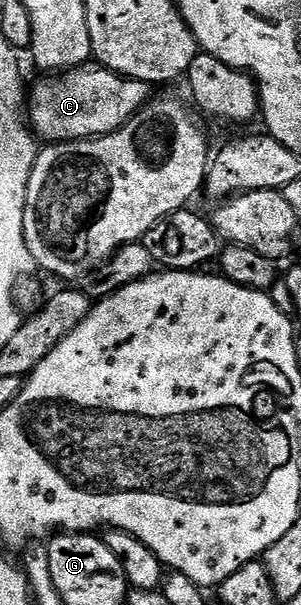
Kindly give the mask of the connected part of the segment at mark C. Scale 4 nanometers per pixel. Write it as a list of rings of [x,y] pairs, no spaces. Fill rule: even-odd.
[[[83,65],[42,77],[28,95],[28,123],[47,144],[96,139],[120,130],[148,102],[151,84],[126,79],[101,65]]]

